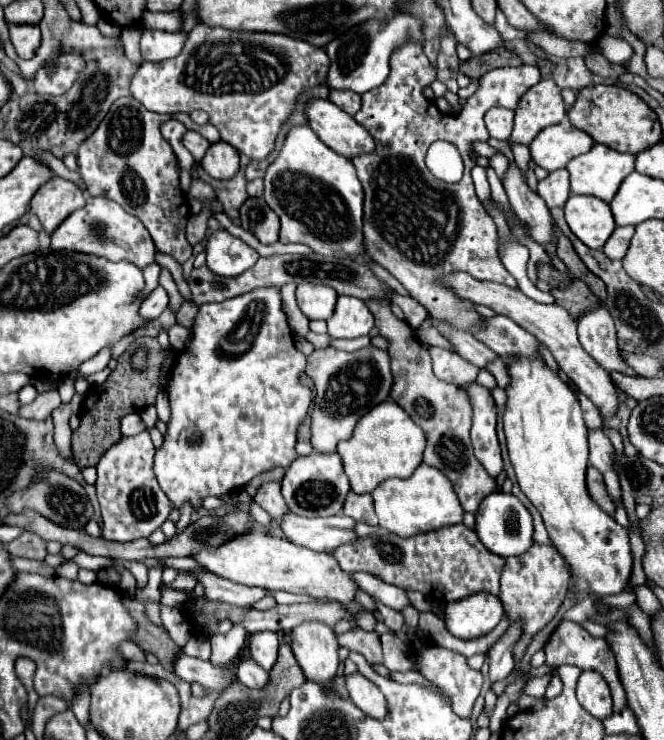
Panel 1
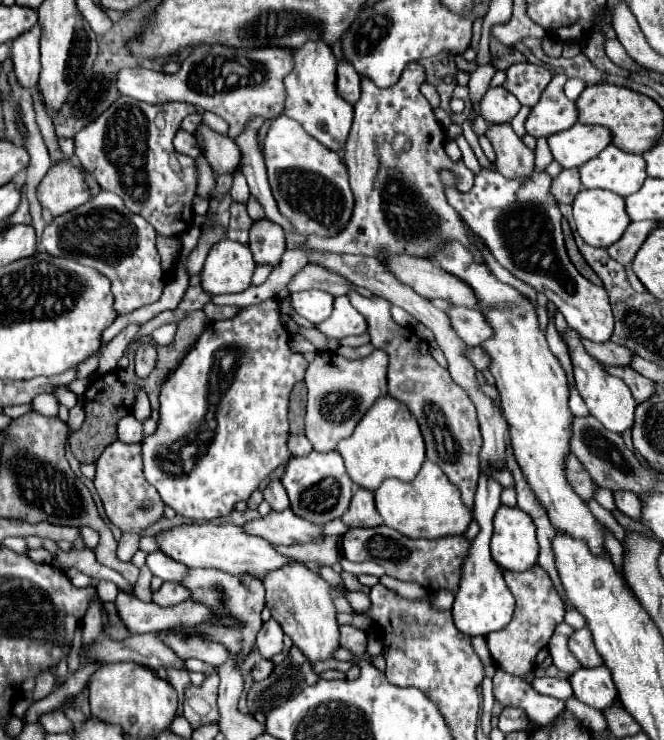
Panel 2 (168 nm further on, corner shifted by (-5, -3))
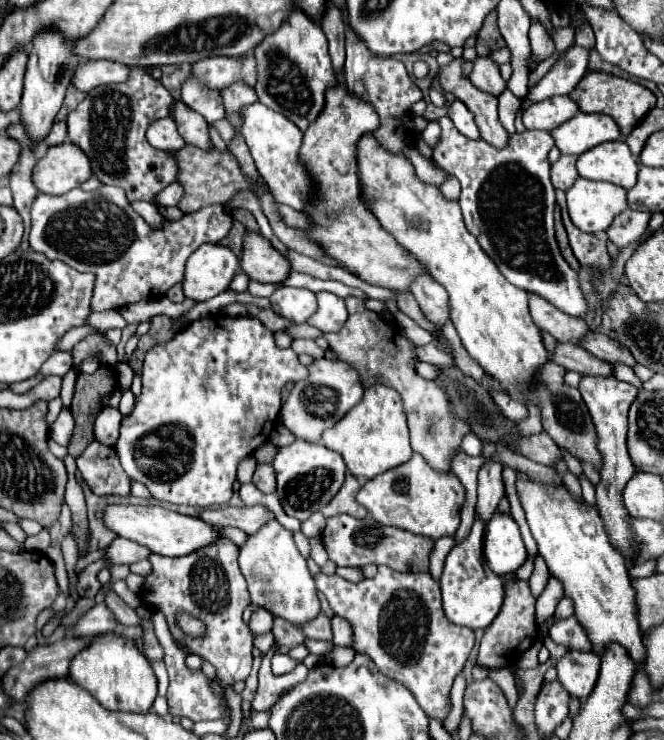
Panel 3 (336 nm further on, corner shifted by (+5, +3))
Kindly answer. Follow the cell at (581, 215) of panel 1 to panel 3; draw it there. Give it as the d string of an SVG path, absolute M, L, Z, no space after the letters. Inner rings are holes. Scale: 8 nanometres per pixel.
M577 179L567 191L569 217L583 233L607 231L611 221L627 209L625 193L613 183Z

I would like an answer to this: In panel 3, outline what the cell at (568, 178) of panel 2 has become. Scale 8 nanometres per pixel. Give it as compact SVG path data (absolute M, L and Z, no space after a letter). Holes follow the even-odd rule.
M561 155L557 163L551 165L551 183L555 189L567 191L579 177L577 169L575 169L575 161L577 157L573 155Z

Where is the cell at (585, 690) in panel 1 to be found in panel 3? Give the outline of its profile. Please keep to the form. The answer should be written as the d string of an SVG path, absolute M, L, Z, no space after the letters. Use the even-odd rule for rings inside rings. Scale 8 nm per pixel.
M567 651L565 657L561 657L555 665L561 685L579 699L587 699L589 693L595 689L597 677L599 677L601 659L597 653L587 651Z

